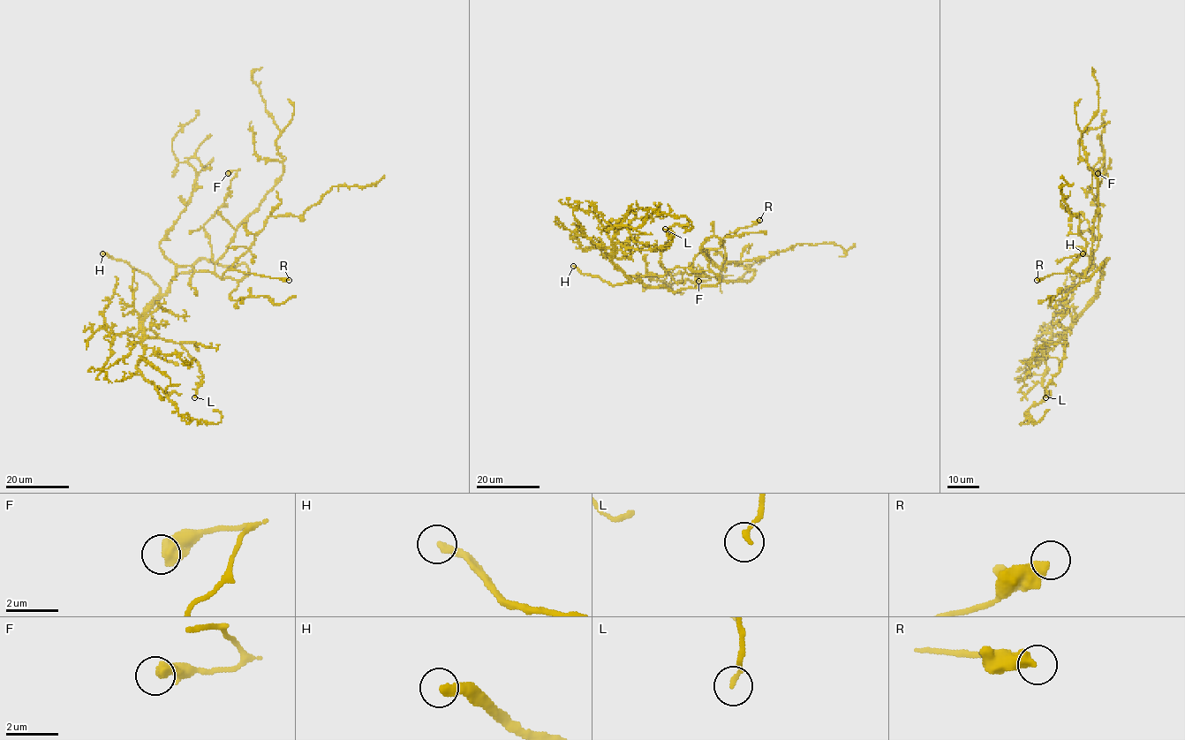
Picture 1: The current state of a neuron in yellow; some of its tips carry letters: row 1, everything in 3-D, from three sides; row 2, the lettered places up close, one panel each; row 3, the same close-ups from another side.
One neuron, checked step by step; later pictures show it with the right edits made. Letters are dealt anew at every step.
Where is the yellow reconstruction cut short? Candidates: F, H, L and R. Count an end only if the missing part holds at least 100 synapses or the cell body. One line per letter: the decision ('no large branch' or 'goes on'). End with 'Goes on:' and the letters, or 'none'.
F: no large branch
H: goes on
L: no large branch
R: no large branch
Goes on: H

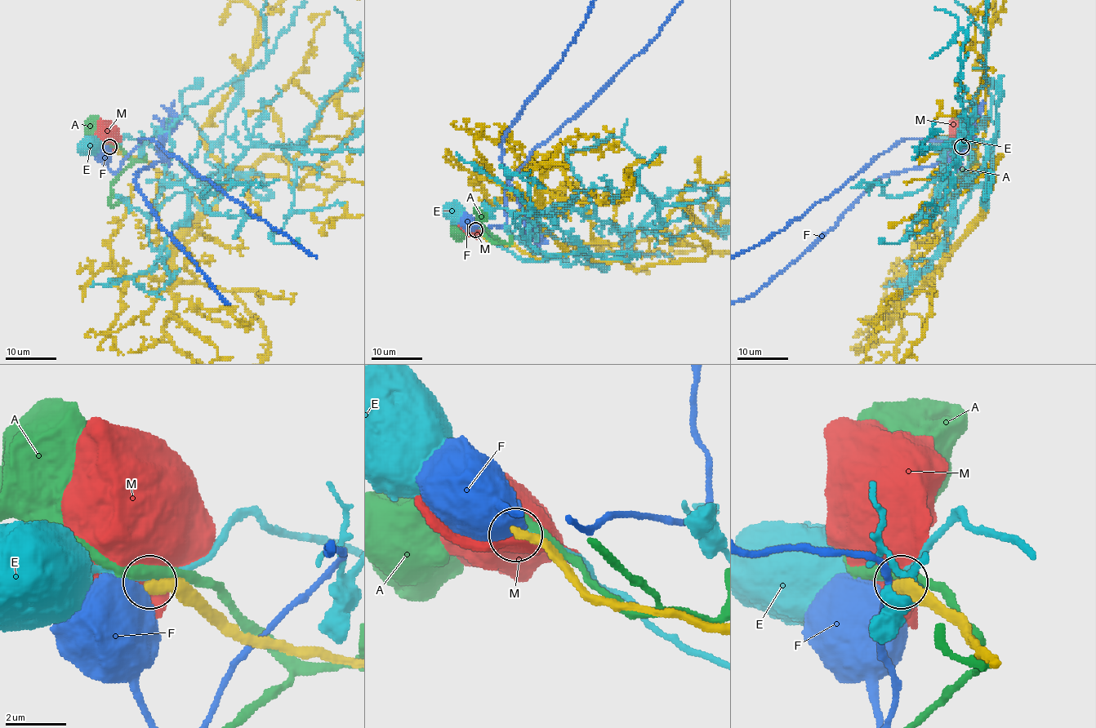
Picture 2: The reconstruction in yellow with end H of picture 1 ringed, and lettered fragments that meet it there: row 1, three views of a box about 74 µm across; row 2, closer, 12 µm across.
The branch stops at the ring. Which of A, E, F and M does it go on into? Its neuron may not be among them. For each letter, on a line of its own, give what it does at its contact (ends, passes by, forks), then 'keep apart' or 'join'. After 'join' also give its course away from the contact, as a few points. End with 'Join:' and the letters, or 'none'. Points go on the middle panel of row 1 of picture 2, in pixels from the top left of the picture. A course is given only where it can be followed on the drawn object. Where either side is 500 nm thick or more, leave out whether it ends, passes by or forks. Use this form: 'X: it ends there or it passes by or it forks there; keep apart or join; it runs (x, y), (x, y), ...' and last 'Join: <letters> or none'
A: keep apart
E: it passes by; keep apart
F: keep apart
M: join; it runs (477, 230), (465, 230), (468, 228)
Join: M

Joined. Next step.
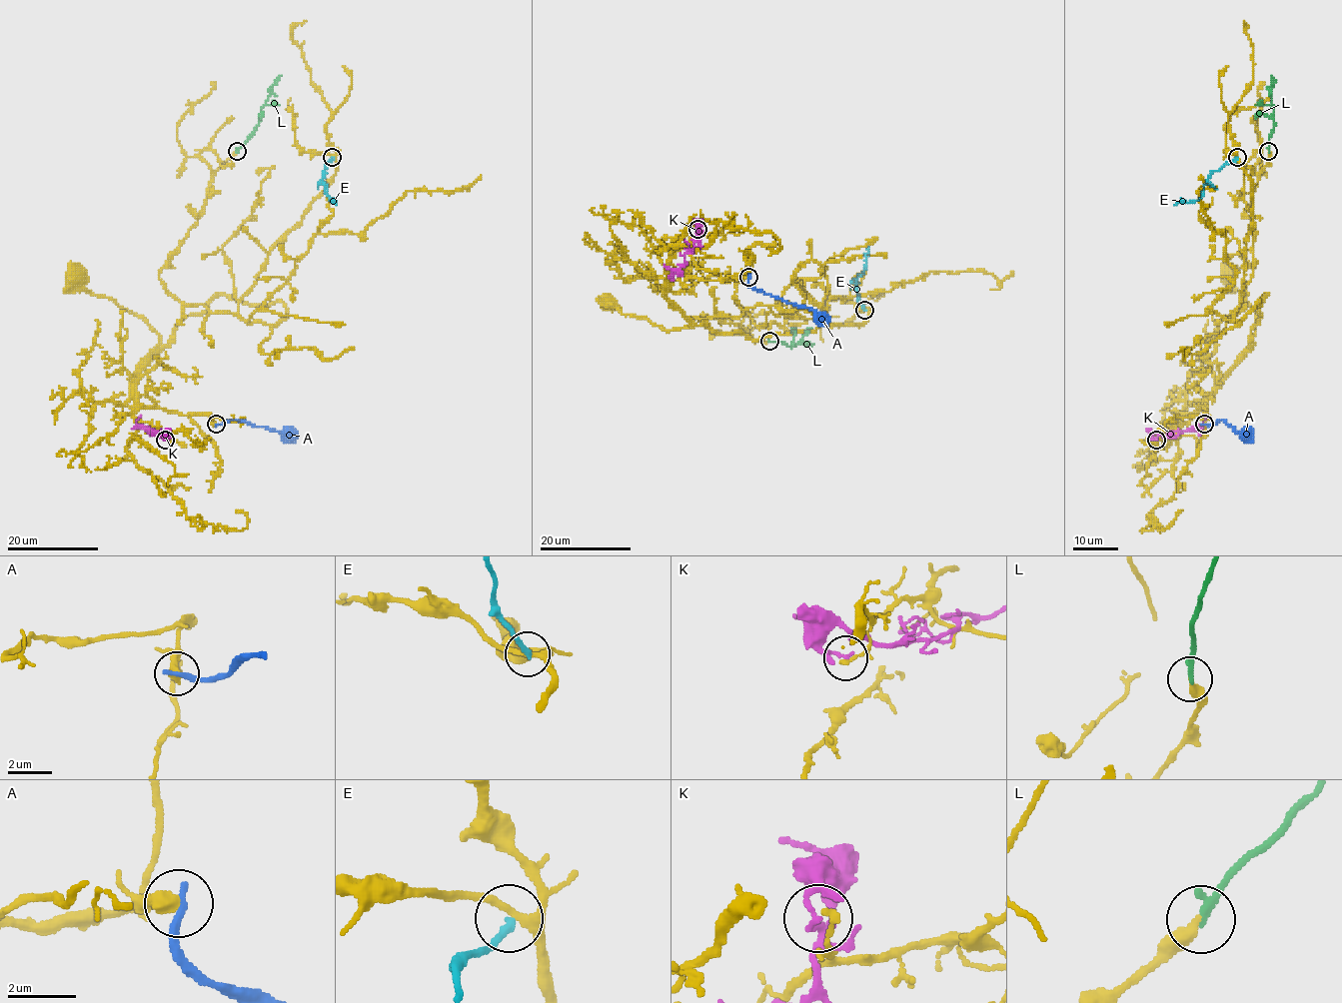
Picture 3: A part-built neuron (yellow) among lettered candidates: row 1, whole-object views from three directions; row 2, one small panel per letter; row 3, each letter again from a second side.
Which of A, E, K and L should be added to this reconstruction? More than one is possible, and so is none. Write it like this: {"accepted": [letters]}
{"accepted": ["L"]}

